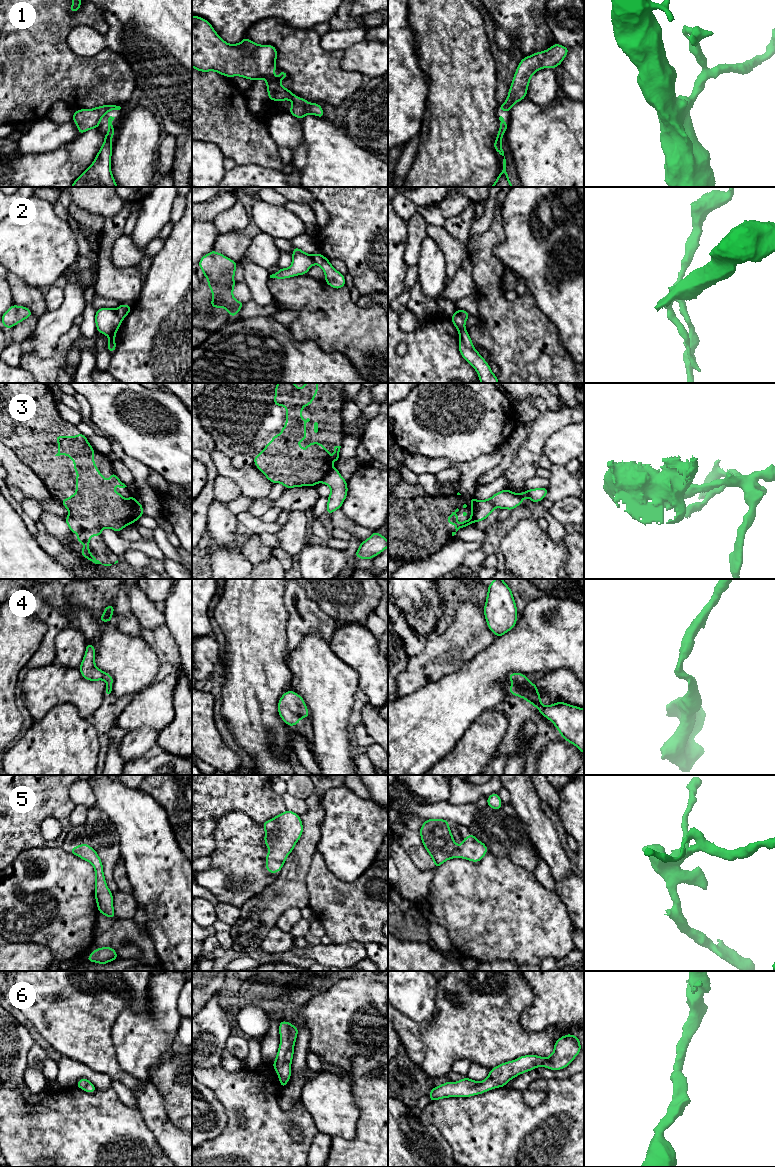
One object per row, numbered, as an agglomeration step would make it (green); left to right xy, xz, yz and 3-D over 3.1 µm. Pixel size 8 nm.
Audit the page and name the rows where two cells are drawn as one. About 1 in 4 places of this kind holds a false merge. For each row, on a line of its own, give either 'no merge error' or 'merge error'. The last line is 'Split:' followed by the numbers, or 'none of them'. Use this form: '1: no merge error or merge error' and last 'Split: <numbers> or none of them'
1: no merge error
2: merge error
3: merge error
4: no merge error
5: no merge error
6: no merge error
Split: 2, 3

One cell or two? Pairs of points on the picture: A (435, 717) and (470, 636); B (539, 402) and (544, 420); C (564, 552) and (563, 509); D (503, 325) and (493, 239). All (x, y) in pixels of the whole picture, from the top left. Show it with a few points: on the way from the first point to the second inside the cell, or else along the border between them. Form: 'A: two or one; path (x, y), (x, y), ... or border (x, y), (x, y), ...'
A: two; border (473, 656), (457, 670), (434, 682)
B: two; border (547, 409), (540, 413)
C: two; border (573, 523), (563, 525)
D: one; path (493, 304), (488, 286), (488, 260)

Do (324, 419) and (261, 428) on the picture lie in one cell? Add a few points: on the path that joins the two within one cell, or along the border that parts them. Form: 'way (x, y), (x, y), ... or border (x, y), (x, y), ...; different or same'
way (308, 419), (277, 421); same

